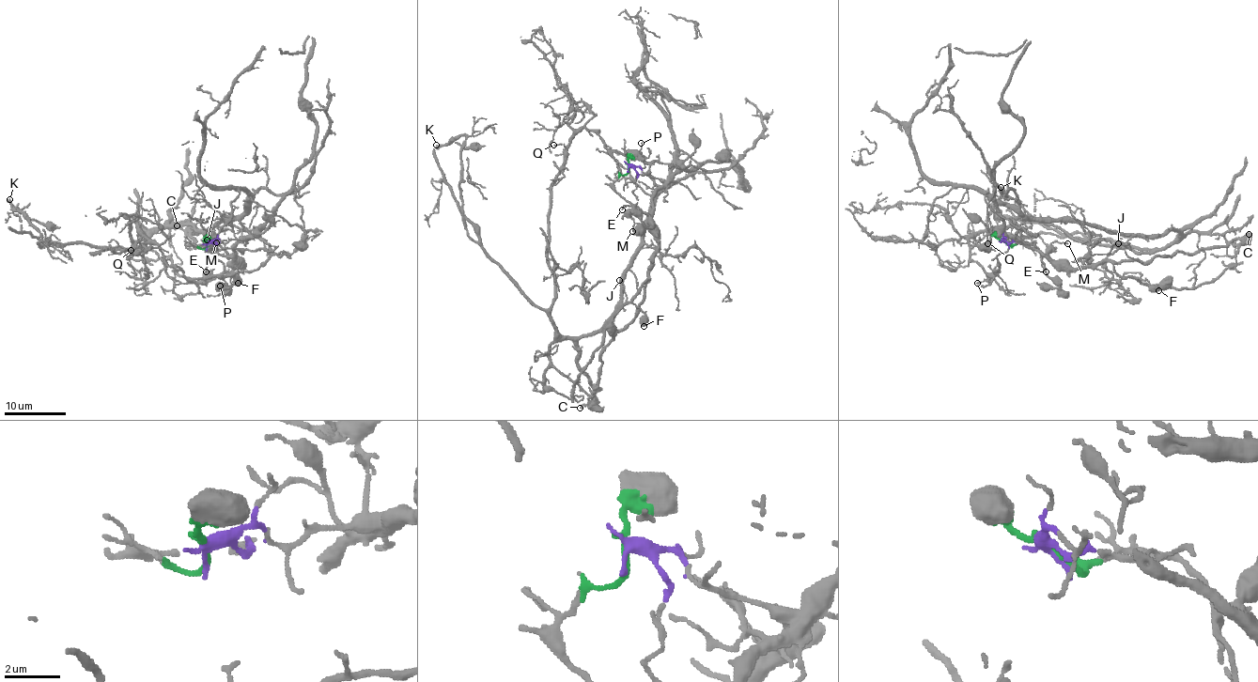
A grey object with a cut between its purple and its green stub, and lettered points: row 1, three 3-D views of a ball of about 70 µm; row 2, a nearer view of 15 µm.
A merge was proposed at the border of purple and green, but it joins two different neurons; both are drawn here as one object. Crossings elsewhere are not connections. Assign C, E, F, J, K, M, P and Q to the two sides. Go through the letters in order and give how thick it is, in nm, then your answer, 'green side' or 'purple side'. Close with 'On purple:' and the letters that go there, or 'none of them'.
C: 160 nm | green side
E: 110 nm | green side
F: 650 nm | green side
J: 130 nm | purple side
K: 280 nm | purple side
M: 140 nm | green side
P: 130 nm | purple side
Q: 70 nm | purple side
On purple: J, K, P, Q

